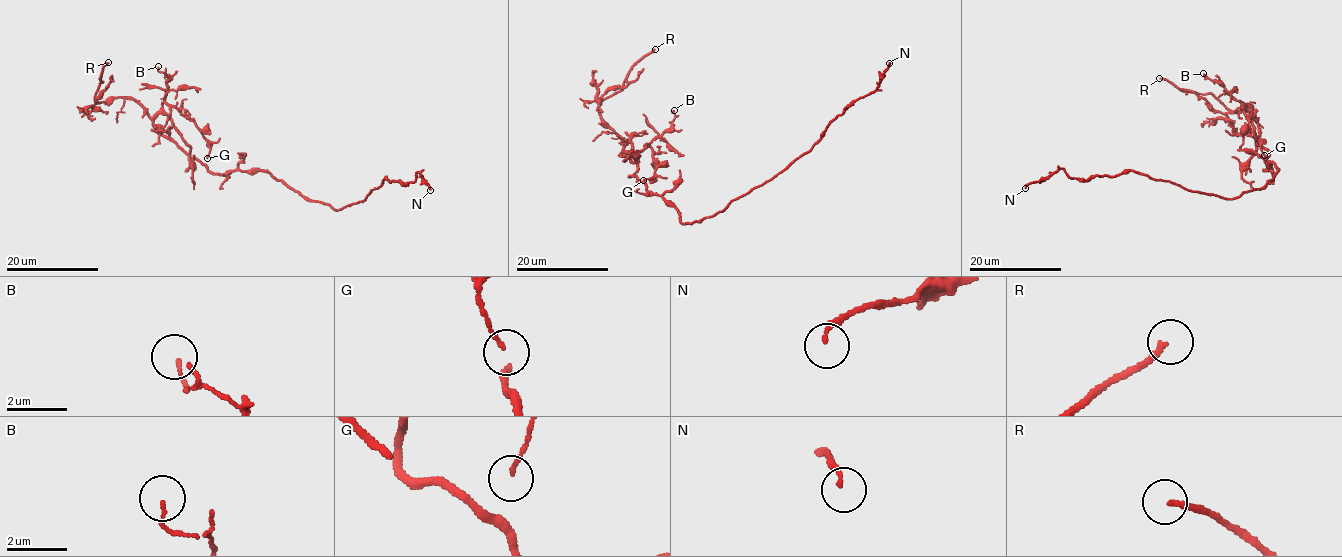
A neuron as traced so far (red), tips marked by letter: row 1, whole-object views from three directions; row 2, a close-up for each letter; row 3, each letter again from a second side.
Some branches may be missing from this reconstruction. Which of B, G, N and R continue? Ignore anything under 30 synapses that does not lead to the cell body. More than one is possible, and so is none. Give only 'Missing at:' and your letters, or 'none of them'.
Missing at: R

